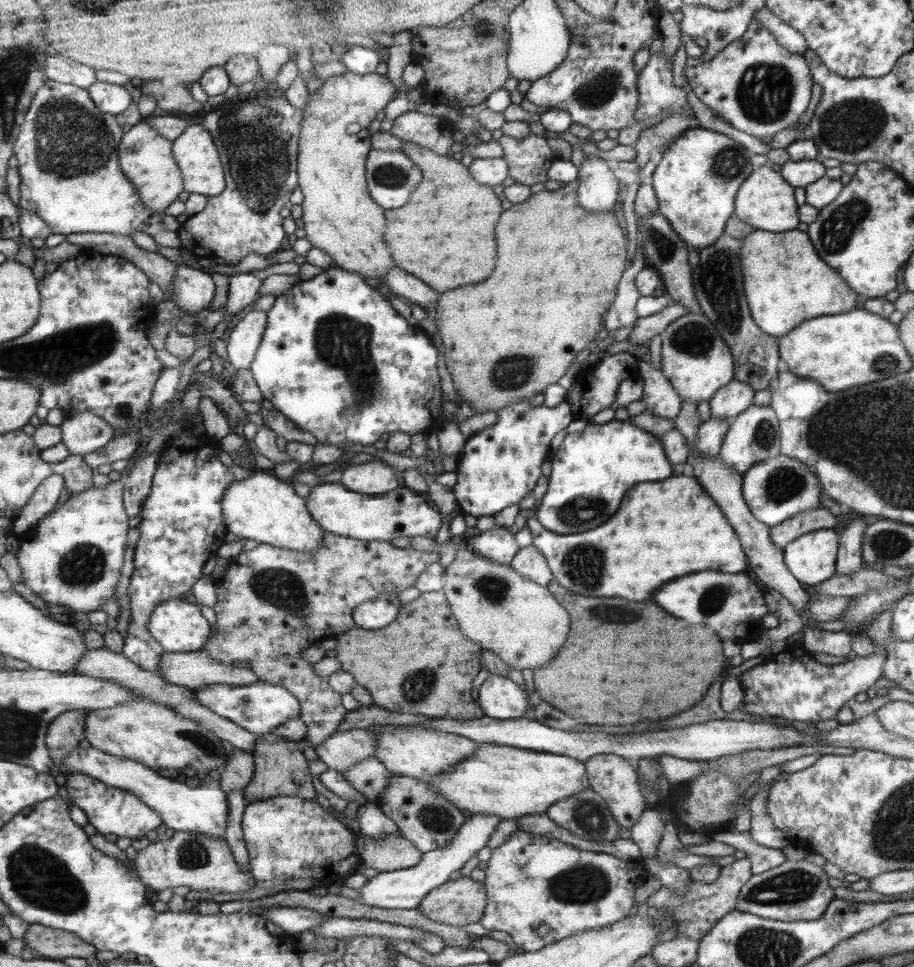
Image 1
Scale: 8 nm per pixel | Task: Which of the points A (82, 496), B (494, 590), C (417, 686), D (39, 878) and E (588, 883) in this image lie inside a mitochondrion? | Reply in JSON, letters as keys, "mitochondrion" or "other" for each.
{"A":"other","B":"mitochondrion","C":"mitochondrion","D":"mitochondrion","E":"mitochondrion"}

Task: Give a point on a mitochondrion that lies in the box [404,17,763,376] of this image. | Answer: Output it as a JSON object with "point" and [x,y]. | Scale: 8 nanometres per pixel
{"point":[717,282]}

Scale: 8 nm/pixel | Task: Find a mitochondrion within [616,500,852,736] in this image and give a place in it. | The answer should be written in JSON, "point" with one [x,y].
{"point":[711,601]}

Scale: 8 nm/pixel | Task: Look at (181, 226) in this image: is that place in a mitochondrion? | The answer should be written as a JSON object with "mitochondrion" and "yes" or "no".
{"mitochondrion":"no"}

